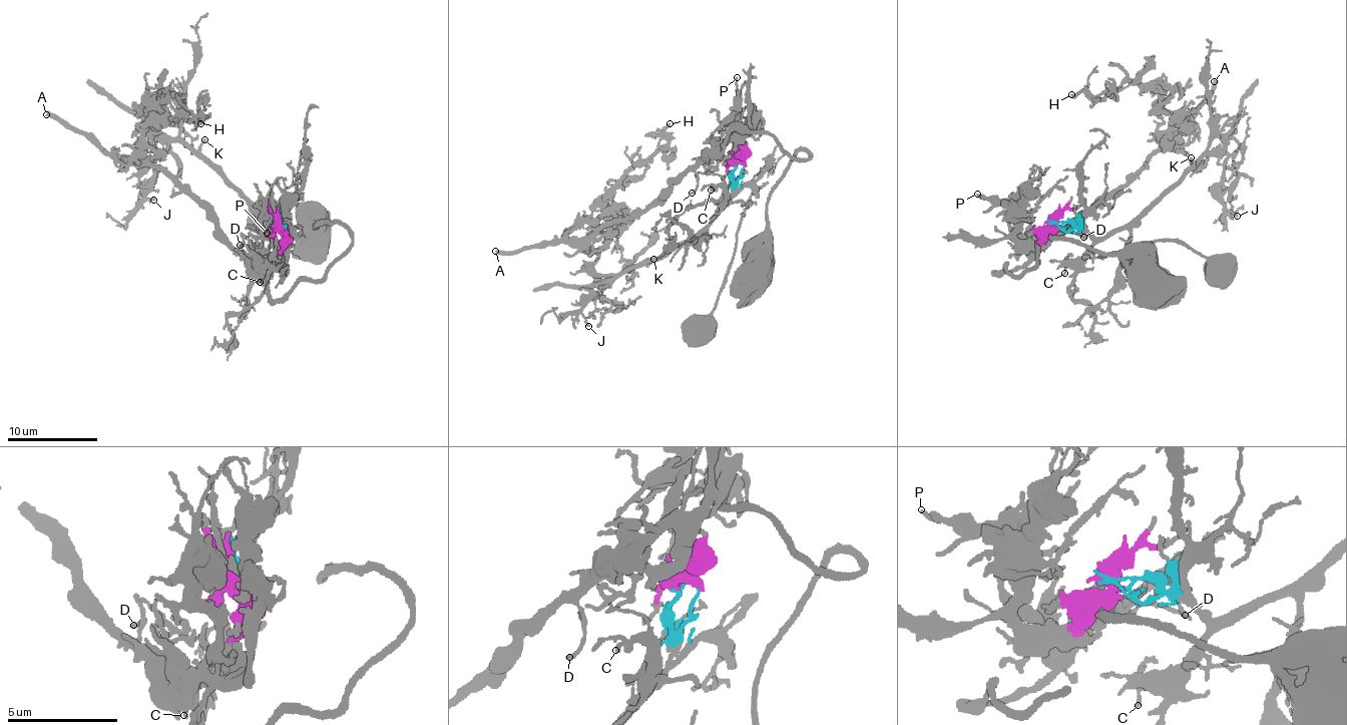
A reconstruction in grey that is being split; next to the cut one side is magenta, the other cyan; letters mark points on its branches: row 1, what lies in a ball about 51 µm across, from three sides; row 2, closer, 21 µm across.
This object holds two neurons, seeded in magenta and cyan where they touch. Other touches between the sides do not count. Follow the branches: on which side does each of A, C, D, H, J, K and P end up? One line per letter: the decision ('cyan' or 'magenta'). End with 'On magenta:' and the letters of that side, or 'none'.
A: magenta
C: cyan
D: magenta
H: magenta
J: cyan
K: cyan
P: magenta
On magenta: A, D, H, P

